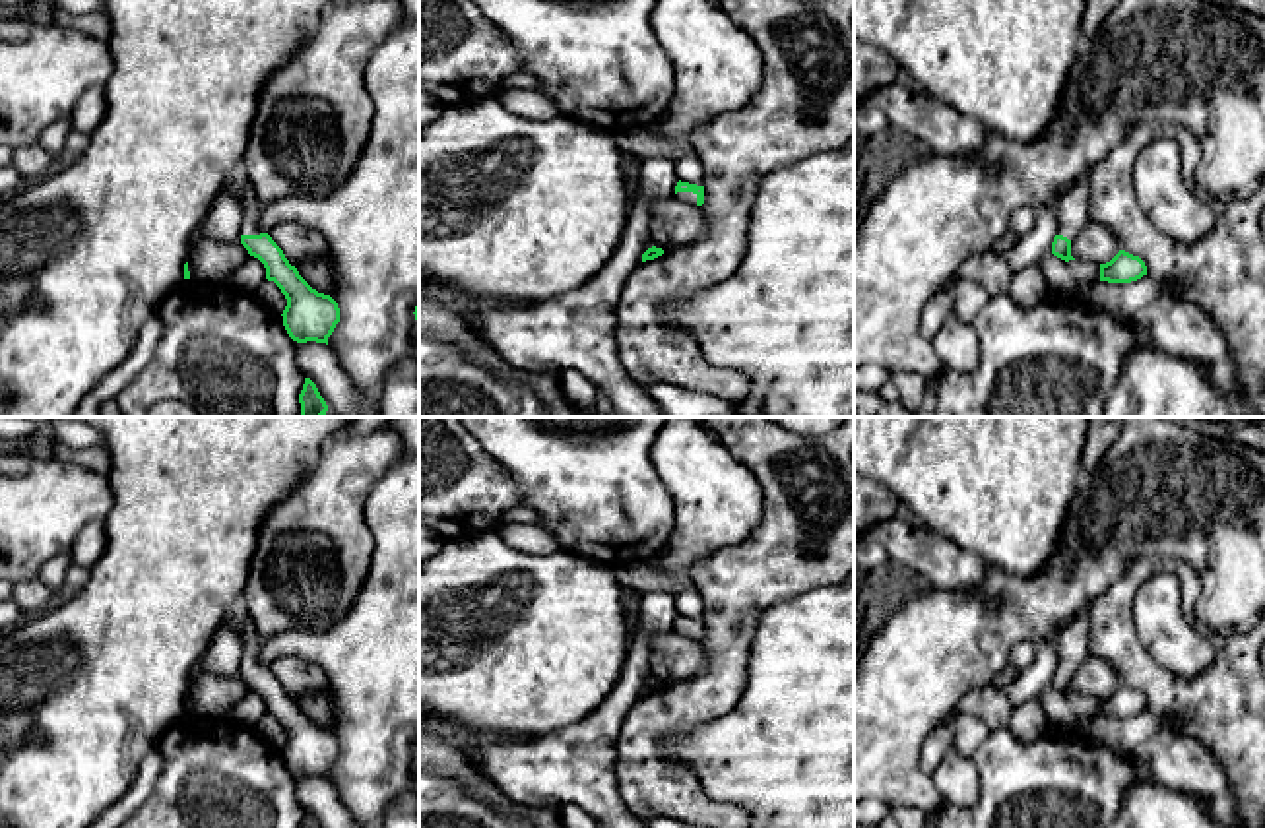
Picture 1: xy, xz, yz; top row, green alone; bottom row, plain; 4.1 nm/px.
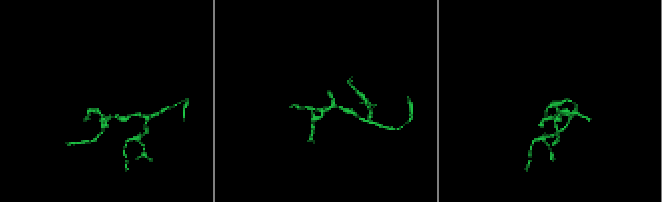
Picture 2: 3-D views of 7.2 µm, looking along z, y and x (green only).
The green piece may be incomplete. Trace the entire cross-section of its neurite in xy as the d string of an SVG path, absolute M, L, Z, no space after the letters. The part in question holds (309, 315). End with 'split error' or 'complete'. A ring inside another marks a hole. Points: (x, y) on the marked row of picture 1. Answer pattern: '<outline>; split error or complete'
M239 169L225 190L231 190L243 204L241 244L250 256L258 258L266 268L266 279L274 281L287 299L283 310L283 326L297 343L326 343L340 322L338 303L324 293L312 289L289 264L283 250L260 227L264 204L258 200L254 186L243 169Z; split error

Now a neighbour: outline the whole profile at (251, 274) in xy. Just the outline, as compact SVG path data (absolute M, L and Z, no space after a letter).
M248 256L237 270L235 273L229 277L229 285L235 285L241 291L246 293L256 293L256 289L266 281L266 268L264 264L254 258Z

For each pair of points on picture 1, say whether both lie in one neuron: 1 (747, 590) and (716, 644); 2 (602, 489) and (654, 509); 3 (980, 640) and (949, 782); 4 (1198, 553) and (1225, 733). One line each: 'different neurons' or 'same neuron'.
1: same neuron
2: same neuron
3: different neurons
4: different neurons

